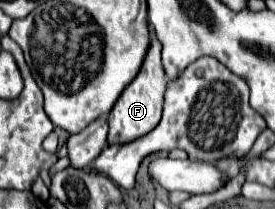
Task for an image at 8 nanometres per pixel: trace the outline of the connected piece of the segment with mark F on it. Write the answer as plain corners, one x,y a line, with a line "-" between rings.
151,33
151,47
147,51
147,59
143,61
143,67
139,71
139,75
135,77
135,81
131,81
127,85
127,89
121,93
121,97
117,99
117,103
113,105
111,113
109,113
109,137
107,143
127,143
133,139
139,139
141,135
149,133
151,129
155,129
155,125
159,125
159,117
163,113
163,93
167,89
167,79
163,73
163,65
161,65
161,45
155,39
155,35

